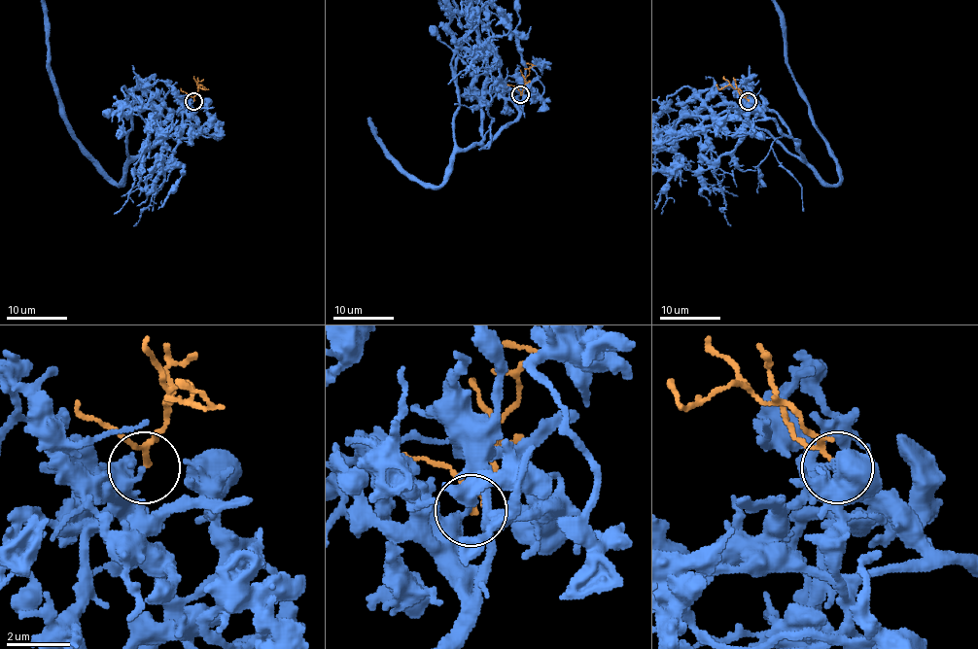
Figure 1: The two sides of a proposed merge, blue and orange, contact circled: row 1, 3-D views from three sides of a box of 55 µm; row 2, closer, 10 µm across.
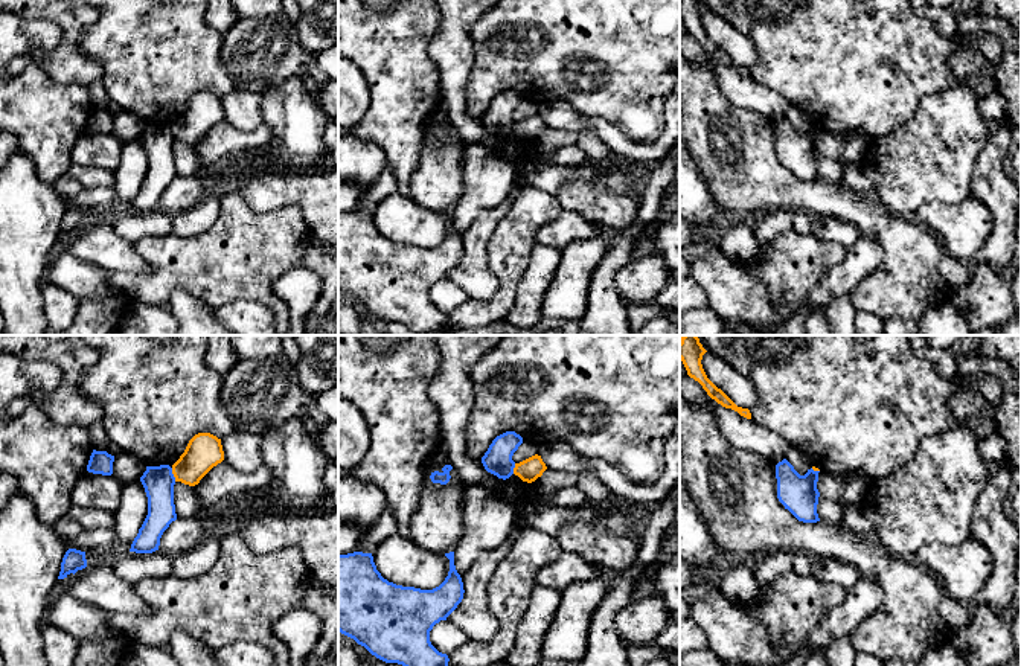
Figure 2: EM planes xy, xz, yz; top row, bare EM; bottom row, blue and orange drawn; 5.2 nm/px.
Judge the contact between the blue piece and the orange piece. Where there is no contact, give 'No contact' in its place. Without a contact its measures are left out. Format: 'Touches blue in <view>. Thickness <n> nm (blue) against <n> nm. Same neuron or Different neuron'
Touches blue in xy. Thickness 160 nm (blue) against 190 nm. Different neuron

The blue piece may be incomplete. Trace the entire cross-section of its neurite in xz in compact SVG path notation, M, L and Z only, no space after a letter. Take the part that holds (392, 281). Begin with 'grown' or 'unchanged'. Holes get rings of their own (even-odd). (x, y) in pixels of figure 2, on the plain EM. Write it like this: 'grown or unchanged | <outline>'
unchanged | M454 210L445 215L450 218L445 239L433 248L421 248L384 238L376 229L372 212L338 213L338 290L376 317L402 323L414 332L446 329L450 317L431 303L430 290L457 267L465 248L454 224Z

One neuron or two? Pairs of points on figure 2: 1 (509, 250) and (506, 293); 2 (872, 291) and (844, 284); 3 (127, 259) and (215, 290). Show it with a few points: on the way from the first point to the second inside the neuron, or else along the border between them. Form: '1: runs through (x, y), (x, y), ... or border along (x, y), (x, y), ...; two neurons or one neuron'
1: runs through (509, 261), (509, 282); one neuron
2: border along (881, 262), (849, 294); two neurons
3: border along (151, 265), (144, 272), (115, 272); two neurons

